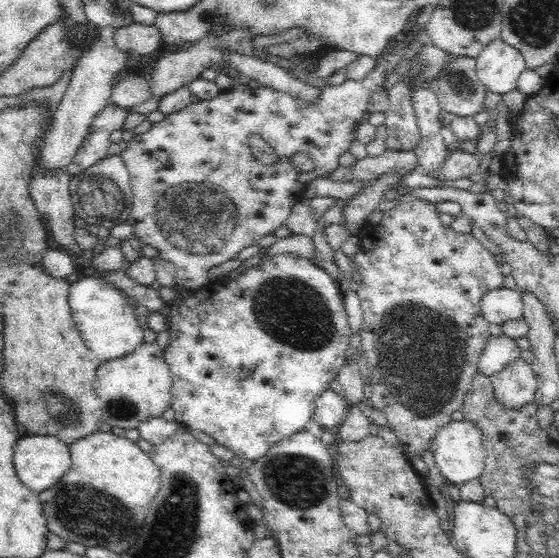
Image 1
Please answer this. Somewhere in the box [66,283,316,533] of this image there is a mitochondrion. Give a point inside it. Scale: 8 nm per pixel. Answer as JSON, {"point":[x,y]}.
{"point":[121,408]}

